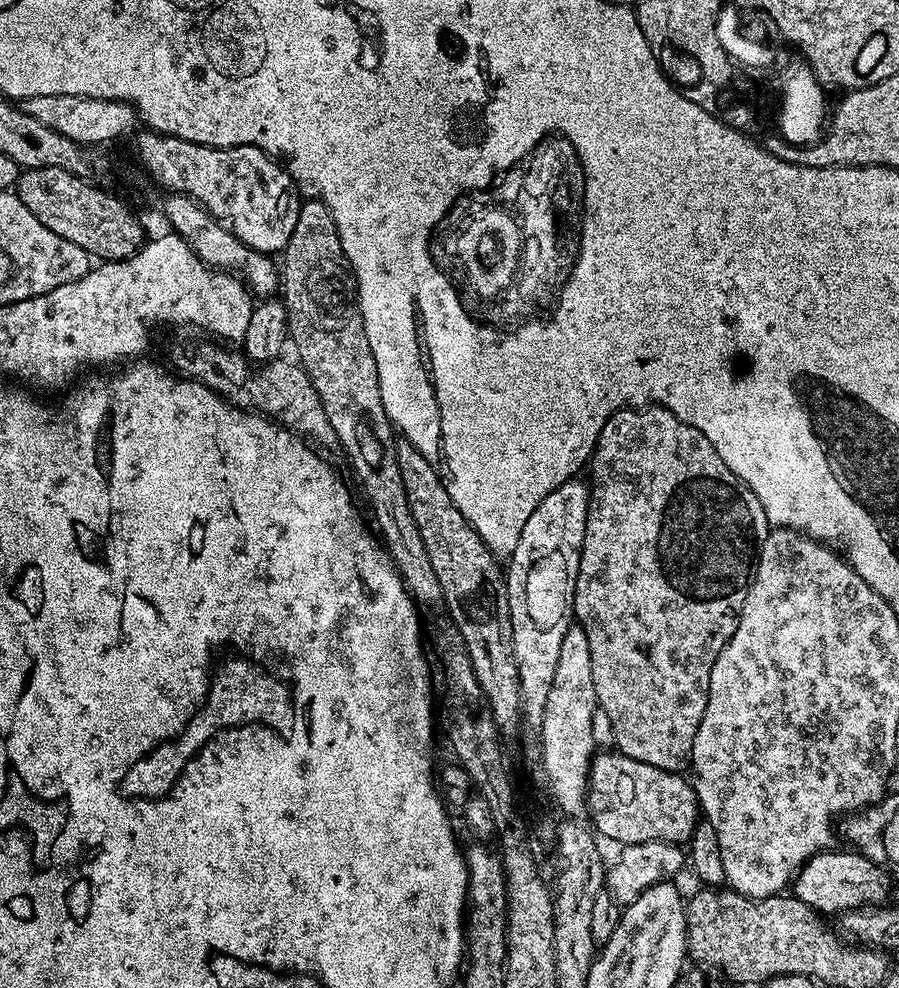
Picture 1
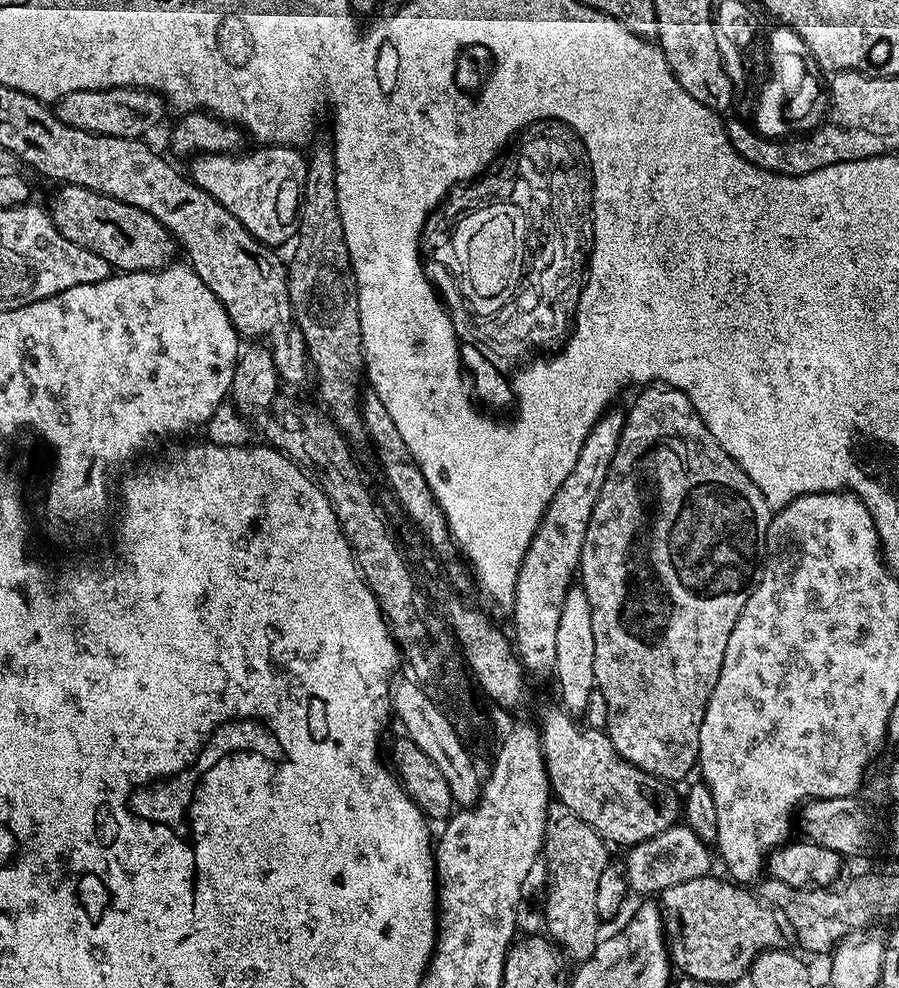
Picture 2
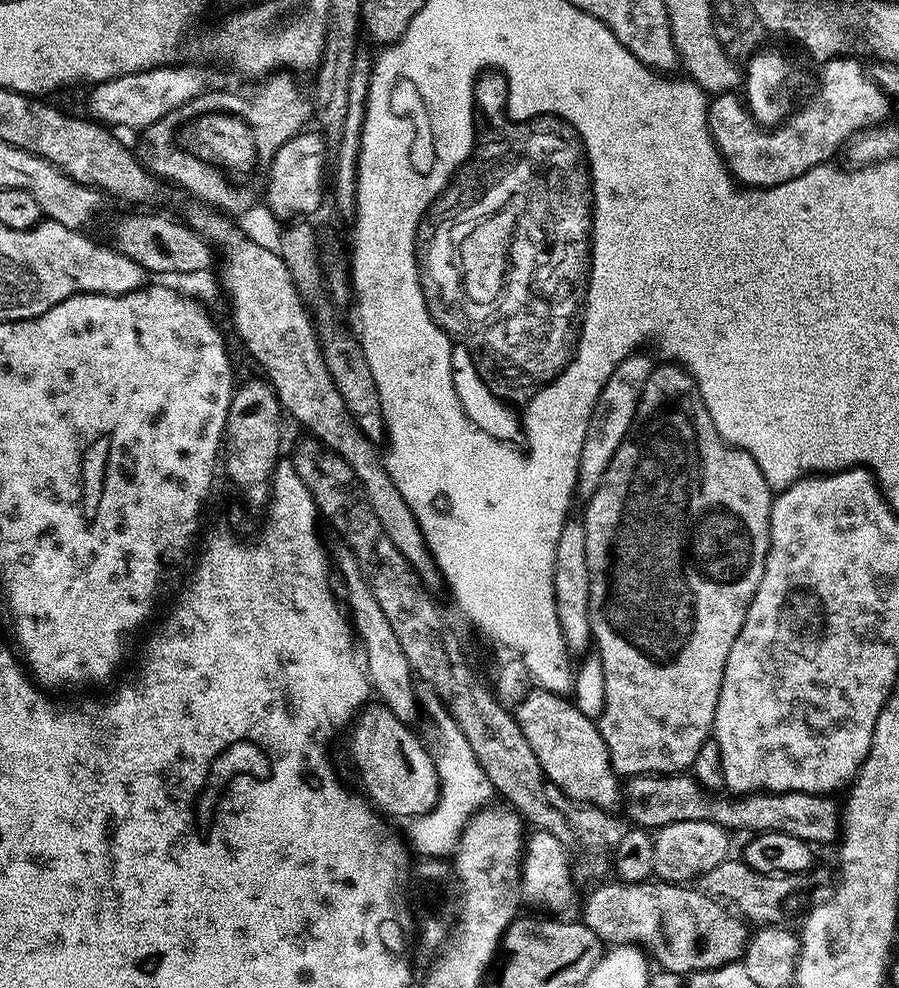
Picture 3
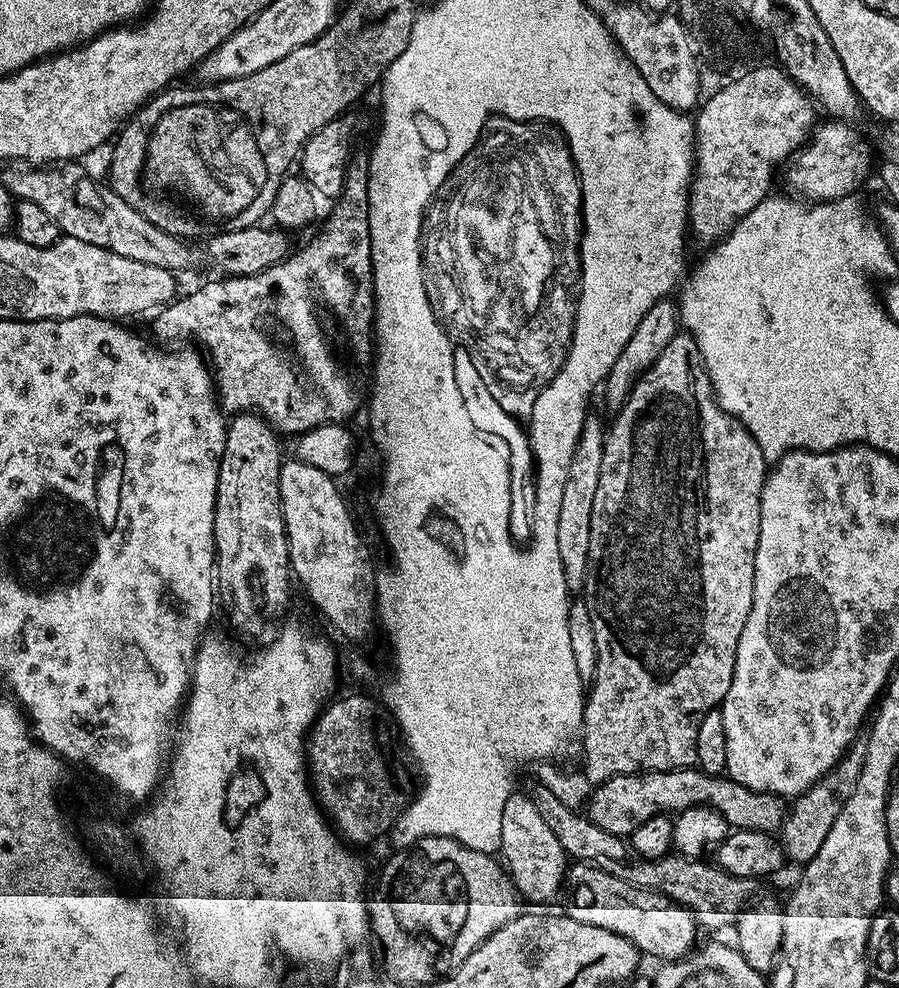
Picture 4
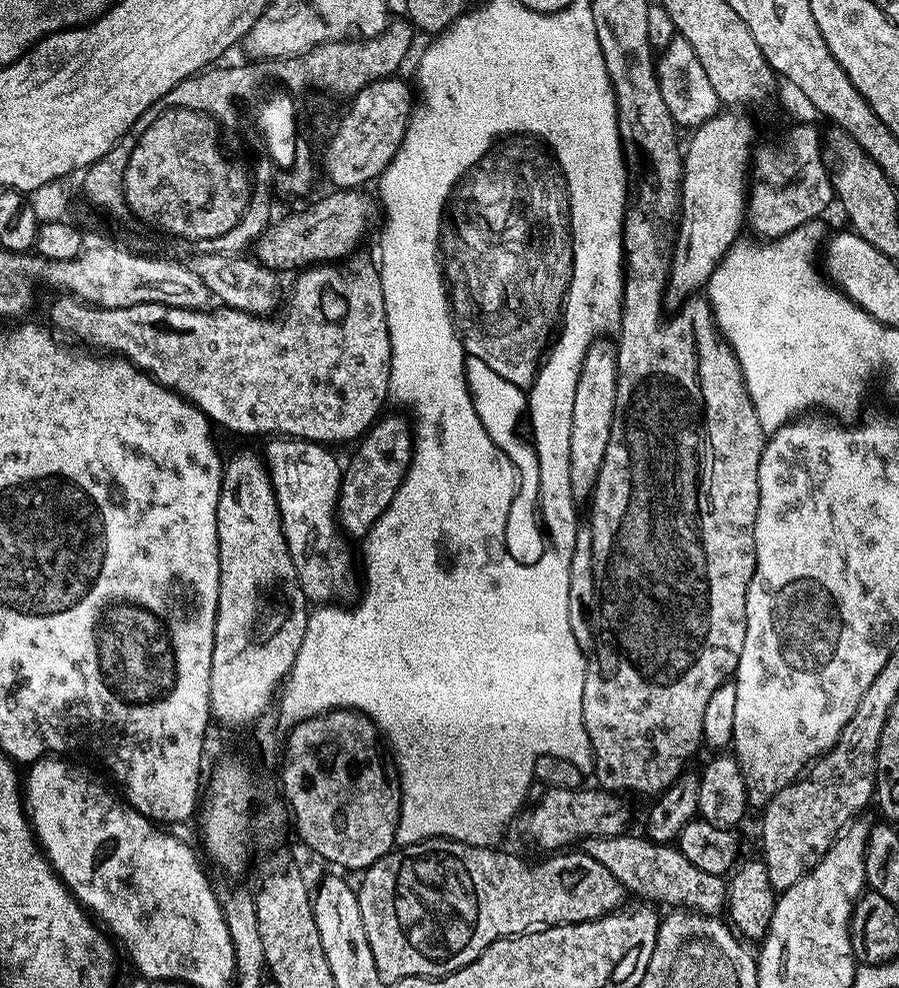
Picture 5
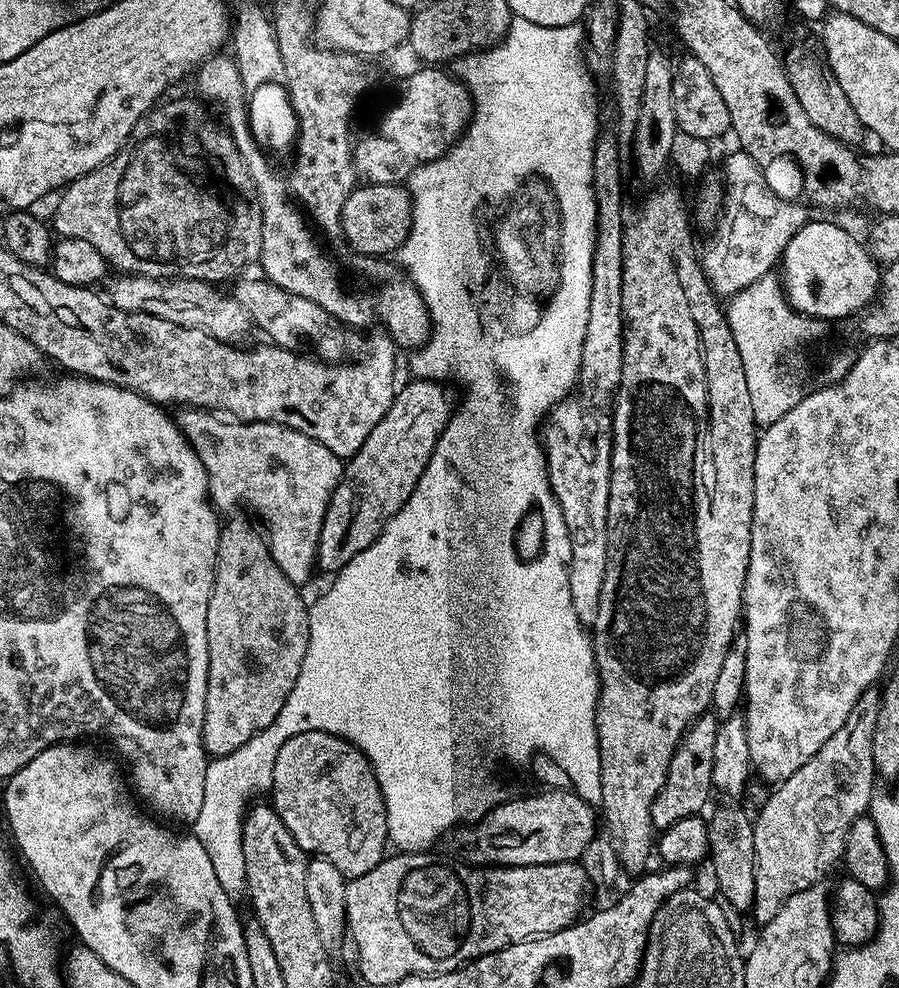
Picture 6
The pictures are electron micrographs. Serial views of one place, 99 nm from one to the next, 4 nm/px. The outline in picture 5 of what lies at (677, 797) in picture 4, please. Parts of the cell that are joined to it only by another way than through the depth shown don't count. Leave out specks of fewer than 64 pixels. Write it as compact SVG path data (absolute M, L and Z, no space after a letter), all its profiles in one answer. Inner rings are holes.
M549 787L544 795L535 801L524 820L524 832L532 844L545 848L545 853L567 849L577 840L583 842L589 836L623 836L629 831L628 819L632 812L623 795L605 792L599 787L579 788Z

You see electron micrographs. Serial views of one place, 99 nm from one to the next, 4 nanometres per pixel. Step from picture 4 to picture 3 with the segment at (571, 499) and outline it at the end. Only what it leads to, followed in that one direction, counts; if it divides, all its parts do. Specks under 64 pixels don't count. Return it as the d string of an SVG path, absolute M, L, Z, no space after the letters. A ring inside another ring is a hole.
M569 518L562 526L562 534L558 534L558 546L554 554L554 602L558 614L558 626L562 628L562 638L569 653L580 658L589 651L593 643L592 627L590 626L590 566L586 566L586 530L583 519Z

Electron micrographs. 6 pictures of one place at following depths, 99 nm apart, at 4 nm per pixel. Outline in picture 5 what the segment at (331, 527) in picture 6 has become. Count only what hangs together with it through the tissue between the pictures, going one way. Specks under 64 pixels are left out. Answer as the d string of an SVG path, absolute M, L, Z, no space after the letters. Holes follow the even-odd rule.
M384 414L360 437L355 445L356 453L343 465L340 478L340 496L336 500L336 518L345 537L363 538L382 518L382 514L394 502L398 486L408 473L412 461L414 428L407 419Z

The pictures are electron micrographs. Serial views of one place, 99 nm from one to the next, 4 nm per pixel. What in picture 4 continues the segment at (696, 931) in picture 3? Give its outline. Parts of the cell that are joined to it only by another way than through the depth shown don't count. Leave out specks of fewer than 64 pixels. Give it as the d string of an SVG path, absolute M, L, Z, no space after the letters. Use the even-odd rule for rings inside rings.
M573 863L567 869L566 894L568 908L566 915L590 926L602 926L614 934L622 934L645 957L657 956L657 961L680 960L697 947L695 916L688 908L675 904L661 892L651 892L636 888L606 870L595 868L593 864Z

